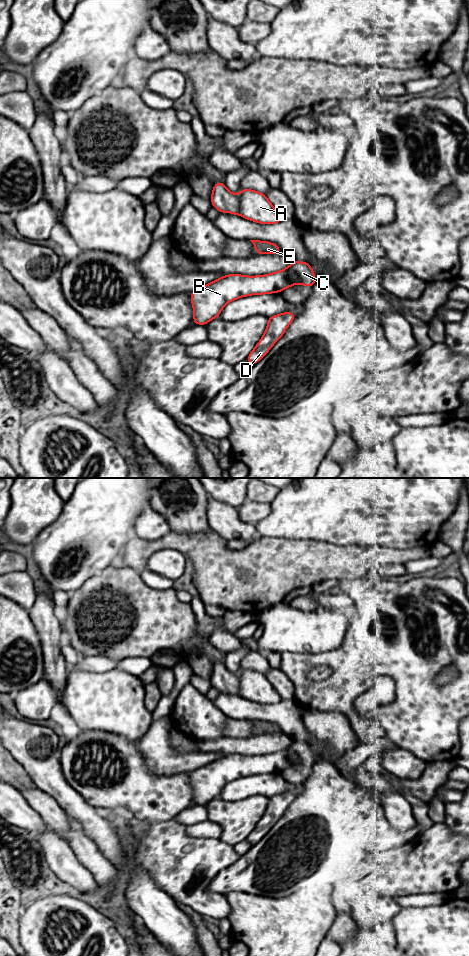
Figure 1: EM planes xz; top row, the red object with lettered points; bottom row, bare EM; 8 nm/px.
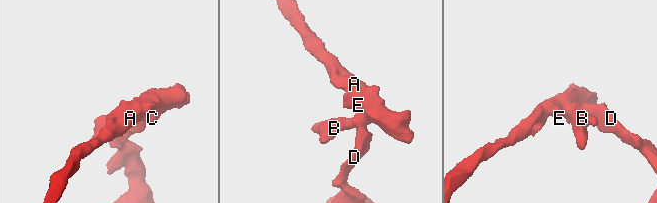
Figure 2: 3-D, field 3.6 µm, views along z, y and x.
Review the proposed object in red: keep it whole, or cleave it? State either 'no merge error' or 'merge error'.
no merge error

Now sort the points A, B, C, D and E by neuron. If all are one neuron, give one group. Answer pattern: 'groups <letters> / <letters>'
groups A B C D E

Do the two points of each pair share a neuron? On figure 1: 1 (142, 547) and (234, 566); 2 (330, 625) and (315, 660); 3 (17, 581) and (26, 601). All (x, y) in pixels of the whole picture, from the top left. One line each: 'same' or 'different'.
1: same
2: different
3: same

